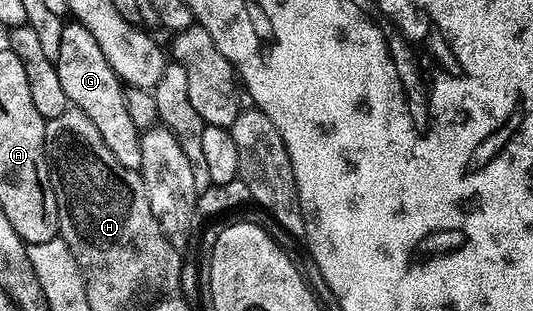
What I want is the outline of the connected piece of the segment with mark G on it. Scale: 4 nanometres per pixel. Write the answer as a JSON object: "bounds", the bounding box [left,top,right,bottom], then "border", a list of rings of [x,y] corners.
{"bounds":[55,22,141,169],"border":[[[78,22],[64,23],[61,30],[61,50],[55,59],[57,78],[61,78],[61,86],[65,89],[67,103],[81,111],[97,126],[101,138],[105,138],[105,146],[113,150],[117,162],[121,166],[139,169],[141,166],[141,129],[133,126],[133,118],[129,118],[127,93],[119,76],[109,66],[105,54],[101,54],[101,46],[97,46],[97,38]]]}

